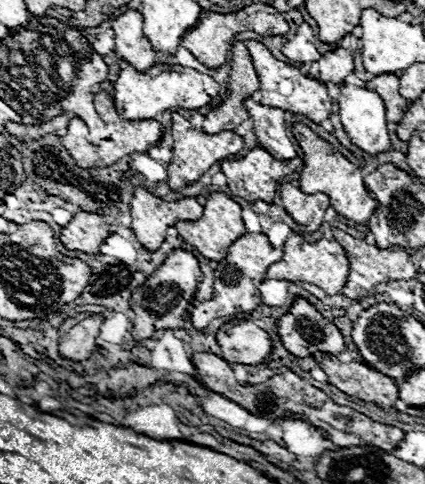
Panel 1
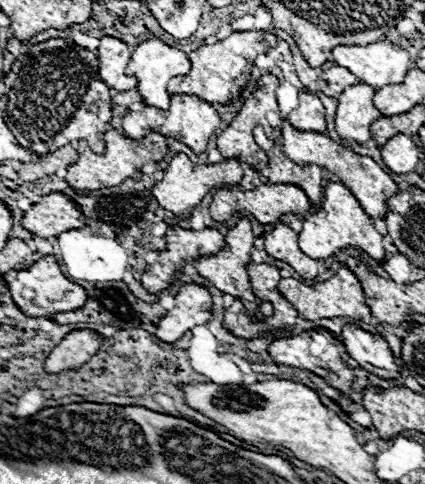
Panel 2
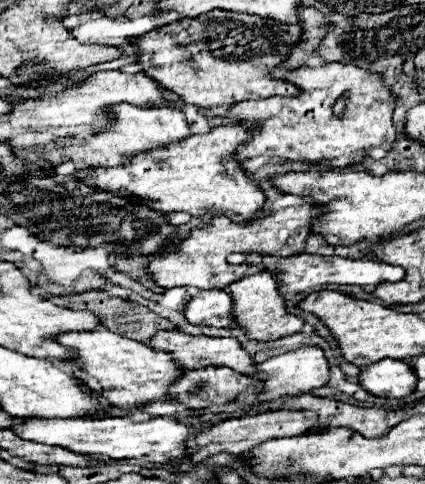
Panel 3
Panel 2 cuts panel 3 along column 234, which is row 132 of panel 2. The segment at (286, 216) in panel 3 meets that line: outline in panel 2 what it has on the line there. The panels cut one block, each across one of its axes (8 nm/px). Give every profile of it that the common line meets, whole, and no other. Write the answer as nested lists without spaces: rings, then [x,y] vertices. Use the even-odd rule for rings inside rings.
[[[264,74],[260,76],[260,80],[256,82],[256,90],[252,92],[252,96],[242,104],[240,112],[234,116],[232,124],[218,136],[216,146],[220,150],[220,154],[224,158],[236,158],[240,162],[248,162],[256,172],[268,168],[268,156],[264,154],[264,150],[254,142],[252,130],[254,126],[262,126],[266,136],[270,136],[272,140],[276,140],[282,134],[282,116],[278,110],[278,102],[276,102],[276,88],[278,88],[278,78],[274,74]]]

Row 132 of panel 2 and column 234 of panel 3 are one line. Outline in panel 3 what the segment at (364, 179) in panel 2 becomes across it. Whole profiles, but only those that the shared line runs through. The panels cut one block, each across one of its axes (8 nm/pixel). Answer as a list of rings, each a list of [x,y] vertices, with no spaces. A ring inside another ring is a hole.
[[[256,272],[252,276],[240,278],[240,280],[232,282],[226,290],[232,296],[232,316],[236,320],[236,326],[240,326],[244,330],[248,340],[270,342],[270,340],[278,340],[282,336],[296,334],[304,326],[304,322],[298,316],[286,312],[286,304],[282,300],[282,296],[276,294],[276,276],[272,278],[270,272]]]

